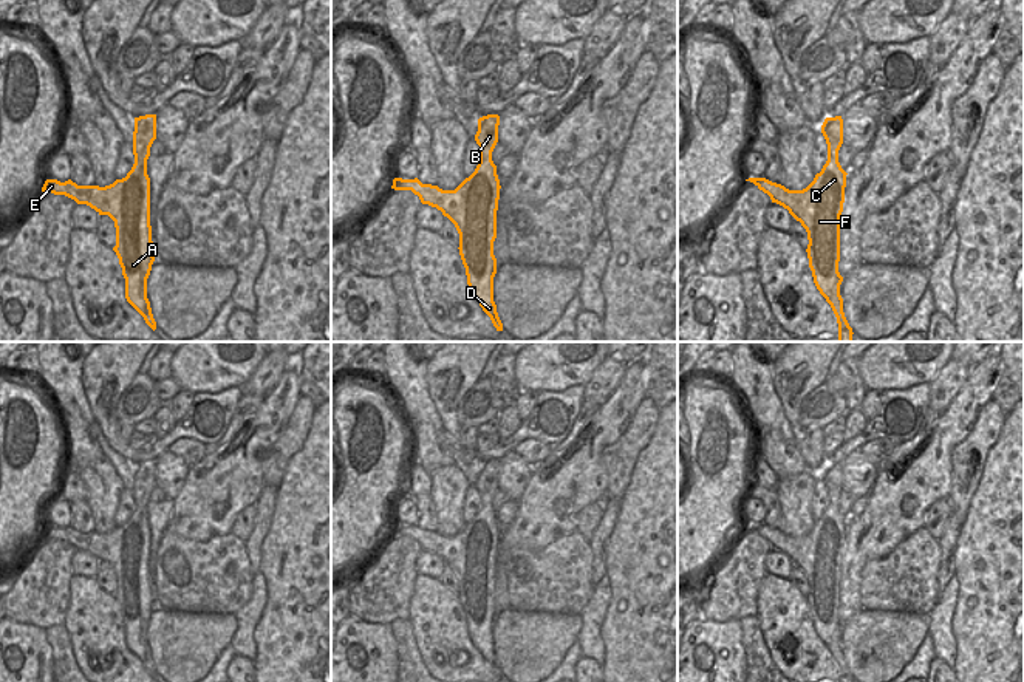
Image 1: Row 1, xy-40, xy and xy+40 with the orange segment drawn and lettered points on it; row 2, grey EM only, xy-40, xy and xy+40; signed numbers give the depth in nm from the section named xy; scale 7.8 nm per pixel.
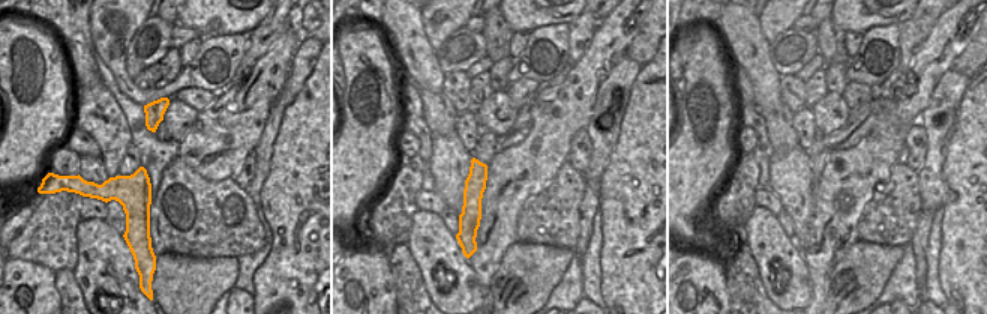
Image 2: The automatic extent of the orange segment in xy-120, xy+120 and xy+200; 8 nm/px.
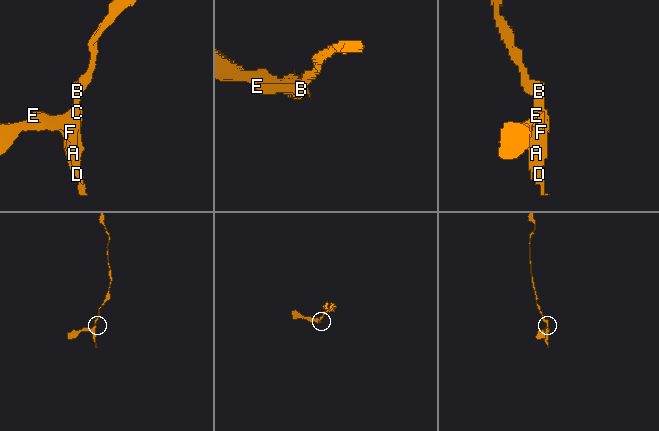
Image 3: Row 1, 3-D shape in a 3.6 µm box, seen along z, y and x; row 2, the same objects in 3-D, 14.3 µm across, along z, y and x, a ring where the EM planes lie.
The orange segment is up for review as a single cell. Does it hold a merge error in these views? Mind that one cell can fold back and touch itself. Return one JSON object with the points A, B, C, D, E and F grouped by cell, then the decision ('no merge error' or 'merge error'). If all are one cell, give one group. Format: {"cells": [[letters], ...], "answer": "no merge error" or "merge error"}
{"cells": [["A", "B", "C", "D", "E", "F"]], "answer": "no merge error"}

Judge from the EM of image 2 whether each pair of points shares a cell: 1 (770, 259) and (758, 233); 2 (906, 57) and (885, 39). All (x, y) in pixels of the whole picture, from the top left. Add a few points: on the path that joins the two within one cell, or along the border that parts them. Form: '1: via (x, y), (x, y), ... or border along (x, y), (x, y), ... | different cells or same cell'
1: via (770, 253), (770, 245), (764, 239) | same cell
2: border along (900, 24), (897, 66) | different cells

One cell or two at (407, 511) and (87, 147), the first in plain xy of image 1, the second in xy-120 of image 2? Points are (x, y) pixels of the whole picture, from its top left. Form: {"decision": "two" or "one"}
{"decision": "two"}

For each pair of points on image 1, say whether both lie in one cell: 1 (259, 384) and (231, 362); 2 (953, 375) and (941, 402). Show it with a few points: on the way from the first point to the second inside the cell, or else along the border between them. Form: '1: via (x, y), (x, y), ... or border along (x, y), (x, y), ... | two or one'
1: border along (263, 358), (257, 368), (237, 387) | two
2: via (948, 381), (941, 396) | one

